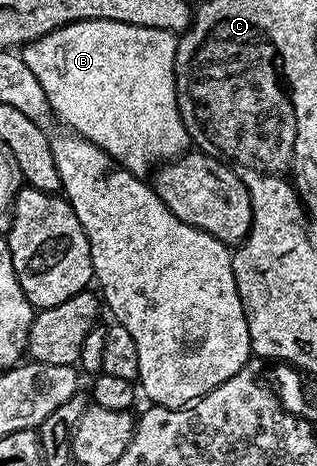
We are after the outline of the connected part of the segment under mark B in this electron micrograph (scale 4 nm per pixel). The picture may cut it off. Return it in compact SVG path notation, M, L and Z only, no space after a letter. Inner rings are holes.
M80 21L72 22L66 26L60 26L47 33L45 37L40 37L37 41L32 41L23 46L22 56L26 67L34 71L38 83L42 85L44 97L48 101L49 110L54 114L55 120L61 126L67 127L80 137L84 137L90 143L97 145L102 151L106 151L112 156L113 162L121 169L128 169L137 175L144 175L148 168L167 163L183 154L189 148L188 132L180 118L178 103L176 102L176 76L174 75L174 63L176 62L176 42L177 34L170 31L162 31L154 27L134 26L130 23L120 23L112 21Z

